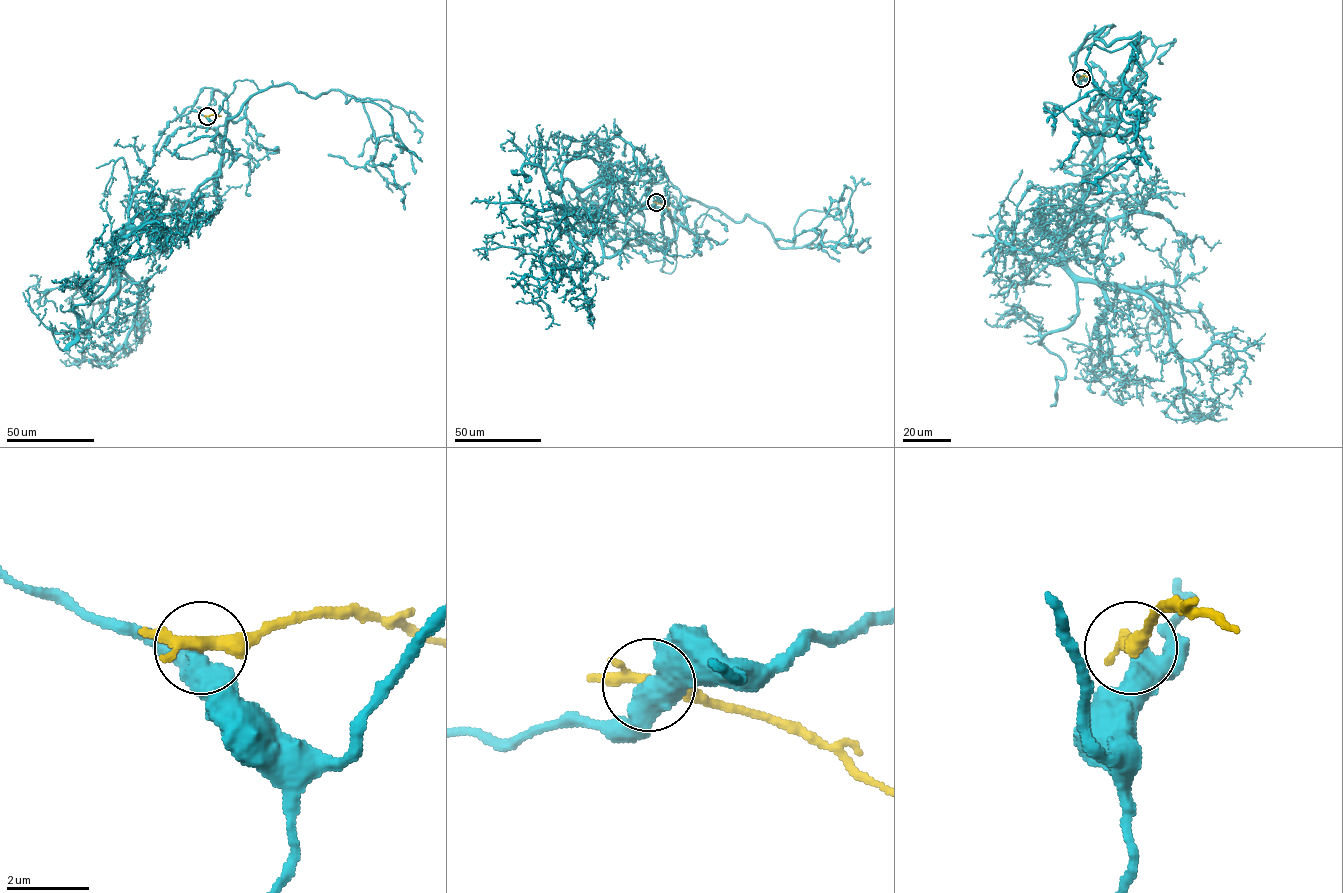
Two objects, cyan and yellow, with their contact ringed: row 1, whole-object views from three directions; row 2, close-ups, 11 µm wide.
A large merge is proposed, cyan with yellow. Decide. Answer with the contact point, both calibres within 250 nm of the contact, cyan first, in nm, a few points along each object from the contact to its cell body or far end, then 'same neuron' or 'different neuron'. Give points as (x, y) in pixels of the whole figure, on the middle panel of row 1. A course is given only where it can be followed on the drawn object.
at (656, 202); 480 nm thick on the cyan side, 320 nm on the other; cyan runs (656, 202), (689, 229), (709, 208), (566, 180), (586, 258), (524, 276), (533, 296); yellow runs (656, 203), (670, 210); different neuron

